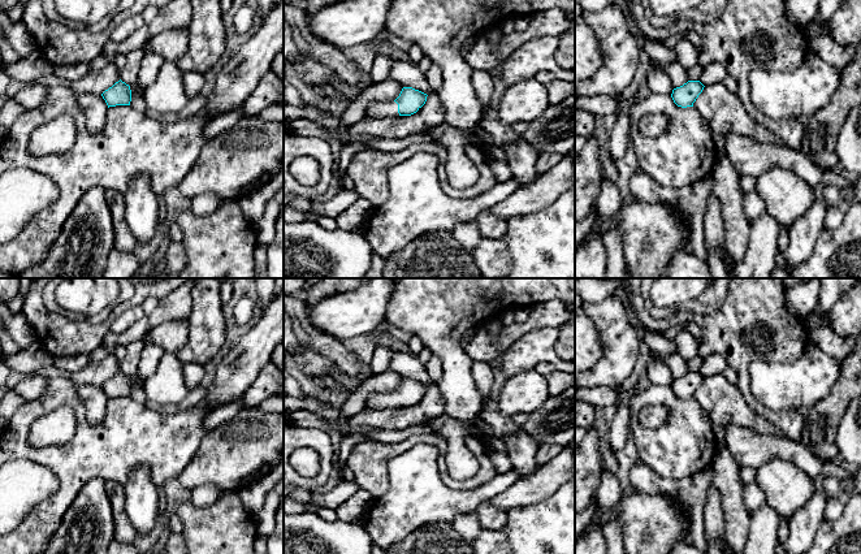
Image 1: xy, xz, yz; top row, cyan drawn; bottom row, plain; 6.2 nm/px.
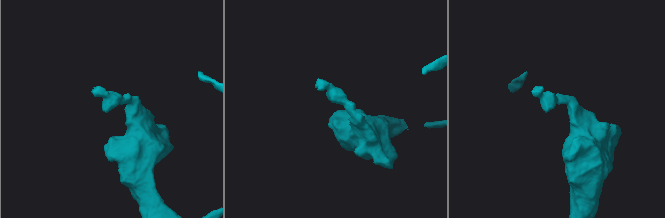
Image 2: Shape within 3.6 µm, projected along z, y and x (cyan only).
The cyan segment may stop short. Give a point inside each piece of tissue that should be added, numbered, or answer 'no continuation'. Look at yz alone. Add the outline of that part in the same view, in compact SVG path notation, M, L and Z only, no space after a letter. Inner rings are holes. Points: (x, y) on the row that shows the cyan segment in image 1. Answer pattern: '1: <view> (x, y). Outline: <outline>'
no continuation

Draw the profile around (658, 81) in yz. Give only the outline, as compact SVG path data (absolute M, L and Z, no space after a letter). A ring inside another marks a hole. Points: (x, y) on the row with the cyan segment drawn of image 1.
M649 66L645 79L650 92L671 95L674 86L669 74L661 69Z

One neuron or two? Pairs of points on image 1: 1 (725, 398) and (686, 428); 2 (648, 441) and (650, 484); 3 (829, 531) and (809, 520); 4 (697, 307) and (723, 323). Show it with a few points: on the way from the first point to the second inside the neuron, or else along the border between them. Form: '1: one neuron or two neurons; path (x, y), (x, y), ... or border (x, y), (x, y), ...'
1: two neurons; border (692, 398), (712, 420)
2: two neurons; border (641, 462), (657, 475), (678, 480)
3: two neurons; border (823, 518), (812, 540)
4: two neurons; border (728, 291), (718, 308), (705, 315), (695, 315)

